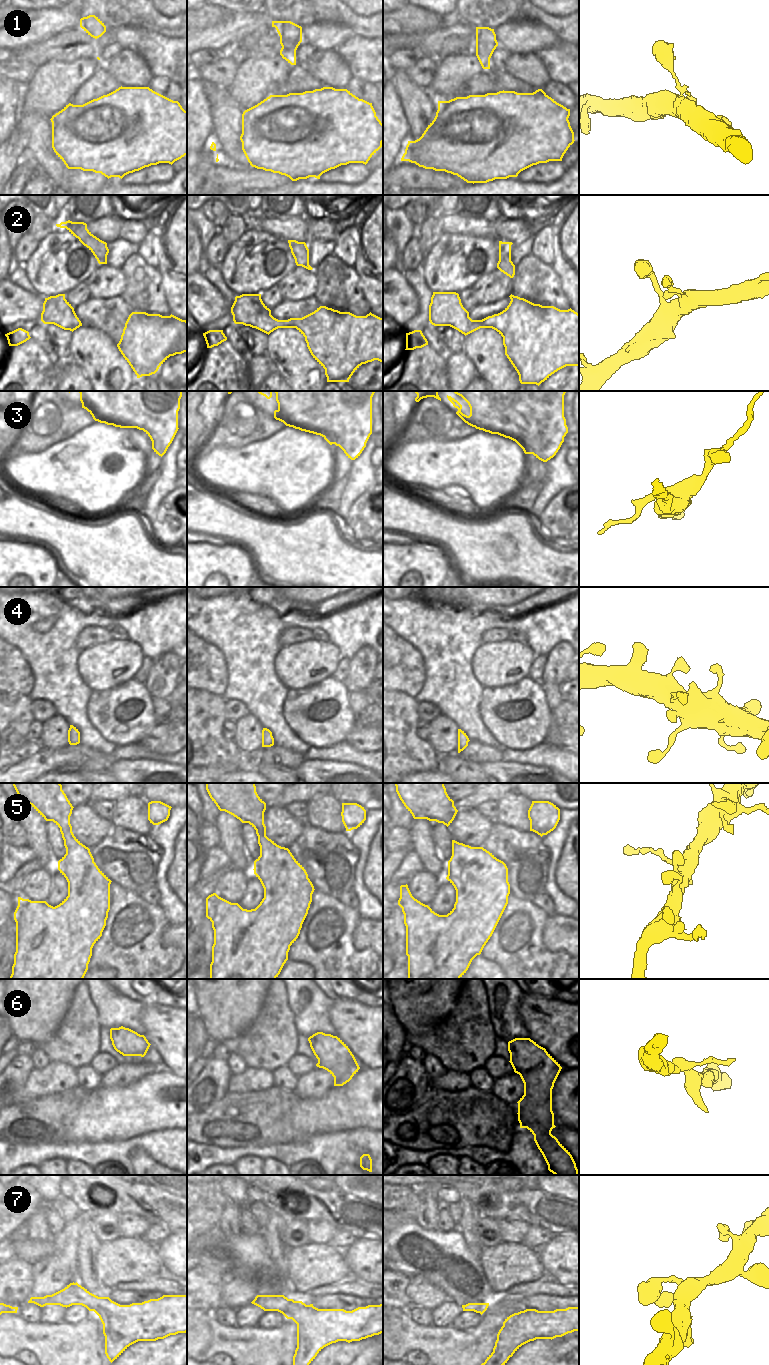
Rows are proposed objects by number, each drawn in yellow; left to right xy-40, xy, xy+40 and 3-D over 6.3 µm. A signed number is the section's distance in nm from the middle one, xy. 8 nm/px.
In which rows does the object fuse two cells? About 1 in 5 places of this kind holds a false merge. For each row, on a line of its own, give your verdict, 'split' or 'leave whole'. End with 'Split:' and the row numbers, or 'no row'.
1: leave whole
2: leave whole
3: split
4: leave whole
5: leave whole
6: leave whole
7: leave whole
Split: 3

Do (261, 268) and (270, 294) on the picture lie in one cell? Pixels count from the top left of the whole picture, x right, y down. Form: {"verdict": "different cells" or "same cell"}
{"verdict": "different cells"}

